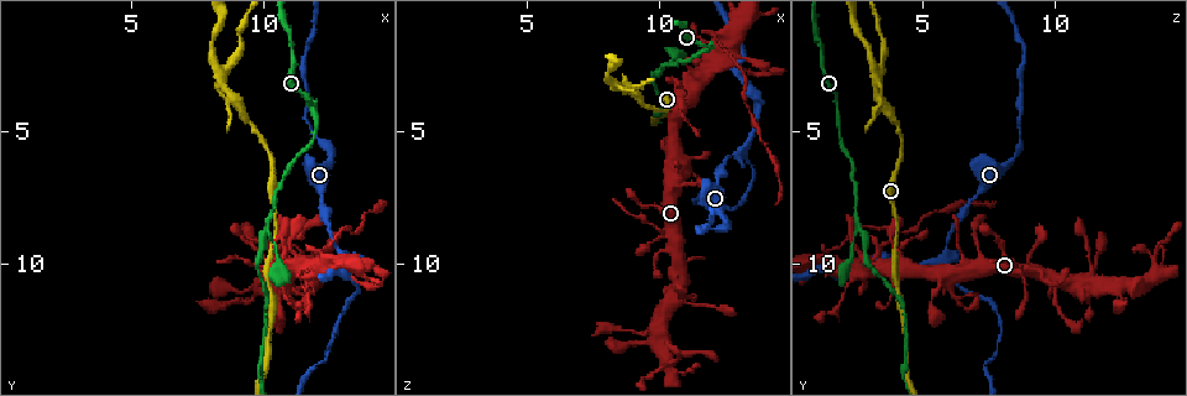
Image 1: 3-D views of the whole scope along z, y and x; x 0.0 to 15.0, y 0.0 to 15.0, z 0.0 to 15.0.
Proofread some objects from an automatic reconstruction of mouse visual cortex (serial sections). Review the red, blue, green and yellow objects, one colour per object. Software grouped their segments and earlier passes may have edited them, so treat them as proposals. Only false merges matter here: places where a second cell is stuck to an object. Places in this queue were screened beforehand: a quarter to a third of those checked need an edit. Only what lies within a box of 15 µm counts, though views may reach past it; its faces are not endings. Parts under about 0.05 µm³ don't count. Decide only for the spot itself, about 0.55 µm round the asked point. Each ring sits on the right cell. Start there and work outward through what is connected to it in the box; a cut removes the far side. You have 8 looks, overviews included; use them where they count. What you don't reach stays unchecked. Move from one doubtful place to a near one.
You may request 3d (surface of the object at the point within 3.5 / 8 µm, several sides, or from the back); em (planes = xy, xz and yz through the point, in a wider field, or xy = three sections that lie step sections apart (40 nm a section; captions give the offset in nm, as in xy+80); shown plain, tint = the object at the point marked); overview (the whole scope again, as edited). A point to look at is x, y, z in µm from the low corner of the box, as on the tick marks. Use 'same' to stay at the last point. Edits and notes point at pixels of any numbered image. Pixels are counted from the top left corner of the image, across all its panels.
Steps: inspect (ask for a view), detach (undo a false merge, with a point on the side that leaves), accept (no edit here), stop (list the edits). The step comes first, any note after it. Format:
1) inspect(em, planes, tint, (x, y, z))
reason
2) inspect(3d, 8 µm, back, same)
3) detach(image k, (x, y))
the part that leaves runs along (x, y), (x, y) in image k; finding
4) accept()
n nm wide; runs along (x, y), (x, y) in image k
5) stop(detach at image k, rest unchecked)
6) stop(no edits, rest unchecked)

inspect(3d, 3.5 µm, (13.0, 9.8, 5.8))
two arms in line, one across

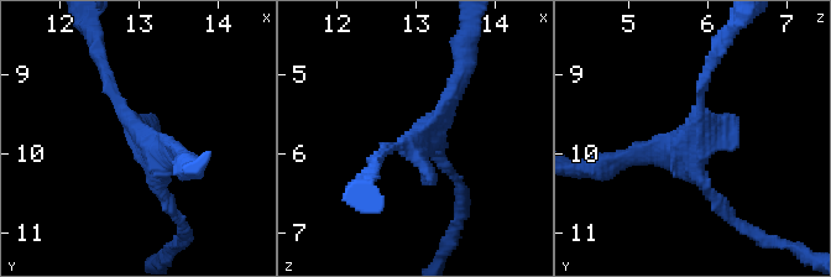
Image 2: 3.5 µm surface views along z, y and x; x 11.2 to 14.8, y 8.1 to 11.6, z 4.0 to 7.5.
inspect(em, xy, step 3, tint, (13.05, 9.80, 5.90))
need the tissue

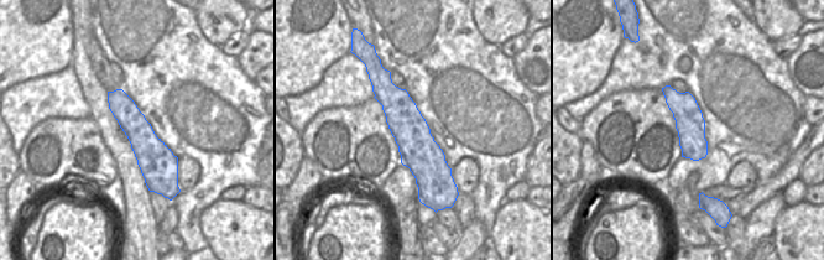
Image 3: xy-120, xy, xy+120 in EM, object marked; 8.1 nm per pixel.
accept()
arms of 150, 200, 200 nm; runs along (384, 73), (423, 157), (423, 194) in image 3; all the same cell

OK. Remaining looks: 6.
inspect(3d, 8 µm, (10.2, 8.6, 2.5))
side arm on a straight run

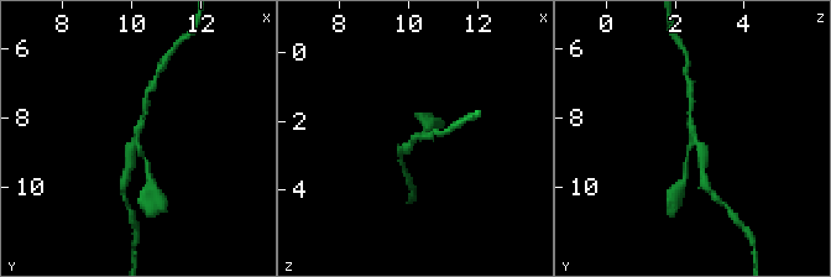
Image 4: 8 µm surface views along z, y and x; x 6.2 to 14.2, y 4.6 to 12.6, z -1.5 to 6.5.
inspect(em, planes, tint, (10.2, 8.6, 2.5))
3 arms; arms of 100, 150, 300 nm; need the tissue

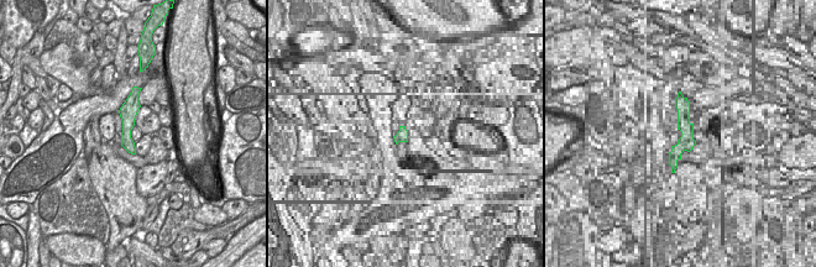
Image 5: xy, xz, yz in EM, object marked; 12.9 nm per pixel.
accept()
runs along (145, 106), (126, 172) in image 4; one cell here

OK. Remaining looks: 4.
inspect(3d, 3.5 µm, (8.3, 2.7, 3.2))
arms part here

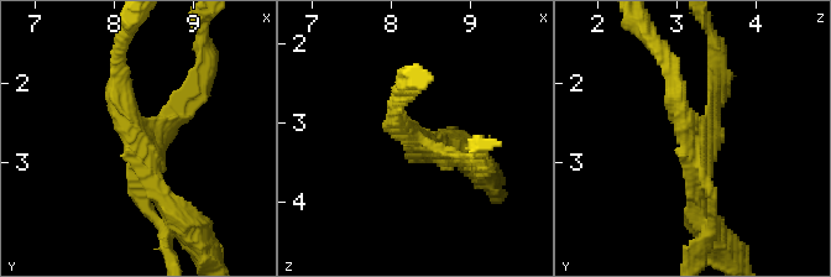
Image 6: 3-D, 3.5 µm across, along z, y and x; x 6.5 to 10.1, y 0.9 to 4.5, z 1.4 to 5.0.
detach(image 6, (181, 93))
3 arms; arms of 150, 250, 250 nm; a second cell is stuck on

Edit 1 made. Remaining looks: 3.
stop(detach at image 6, rest unchecked)

